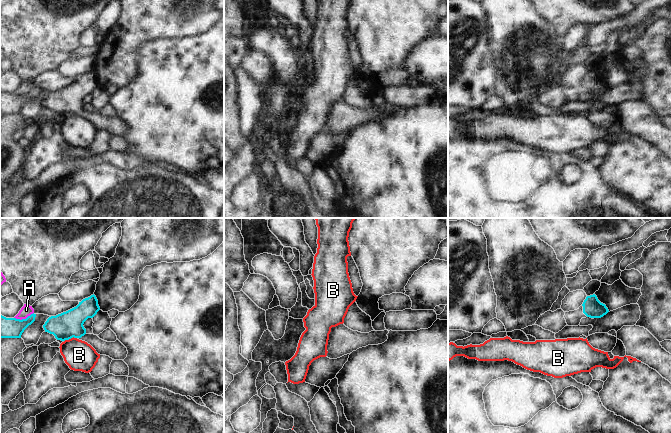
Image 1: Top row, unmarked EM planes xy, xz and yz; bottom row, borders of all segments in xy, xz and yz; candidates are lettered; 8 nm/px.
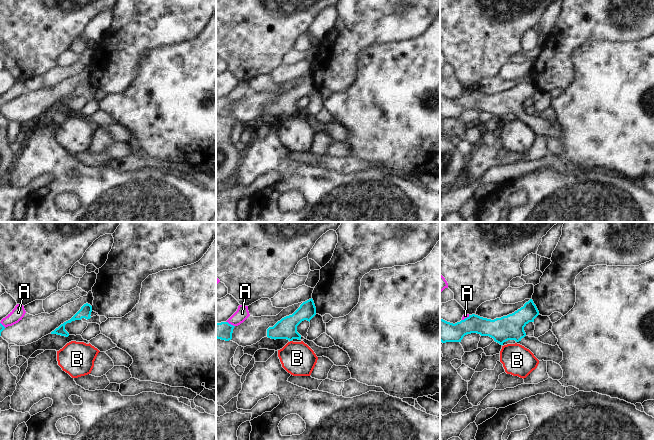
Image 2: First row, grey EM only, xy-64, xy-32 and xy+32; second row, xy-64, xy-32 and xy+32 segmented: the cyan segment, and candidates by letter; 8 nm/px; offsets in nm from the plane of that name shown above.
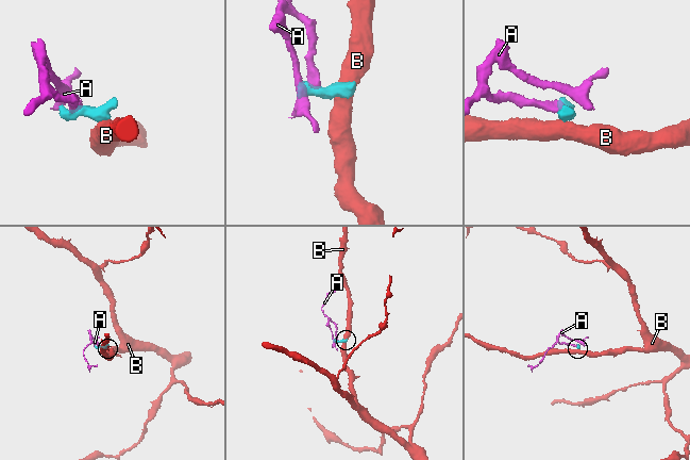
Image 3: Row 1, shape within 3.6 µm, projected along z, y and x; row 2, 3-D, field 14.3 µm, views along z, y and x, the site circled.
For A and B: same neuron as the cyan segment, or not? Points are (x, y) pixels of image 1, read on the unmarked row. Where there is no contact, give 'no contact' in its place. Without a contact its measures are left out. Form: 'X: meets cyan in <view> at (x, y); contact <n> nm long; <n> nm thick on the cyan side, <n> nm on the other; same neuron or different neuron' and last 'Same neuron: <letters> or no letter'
A: meets cyan in xy at (23, 95); contact 170 nm long; 180 nm thick on the cyan side, 90 nm on the other; different neuron
B: meets cyan in xy at (70, 114); contact 110 nm long; 220 nm thick on the cyan side, 240 nm on the other; different neuron
Same neuron: no letter

